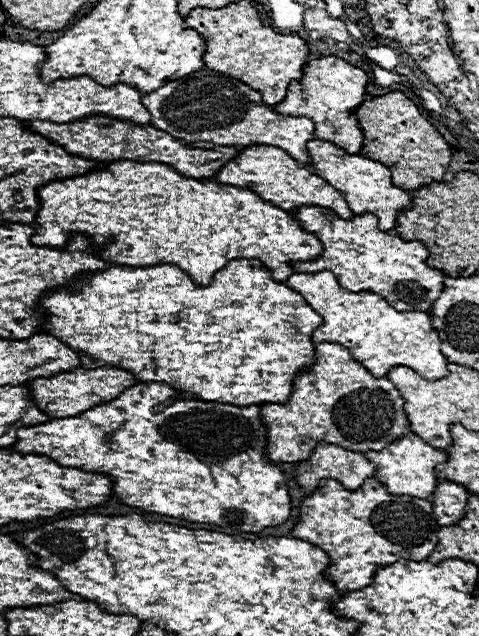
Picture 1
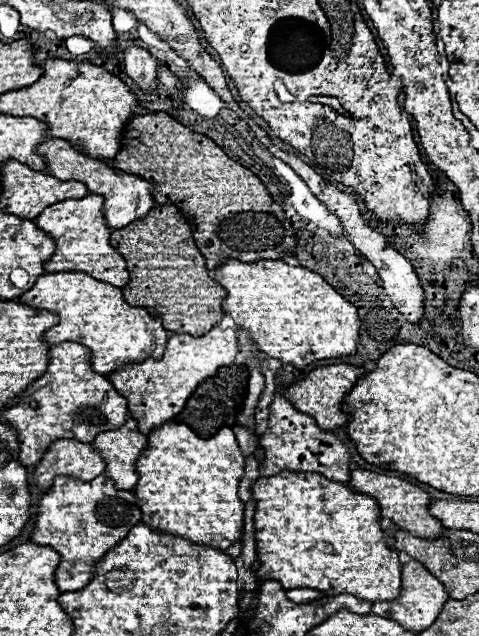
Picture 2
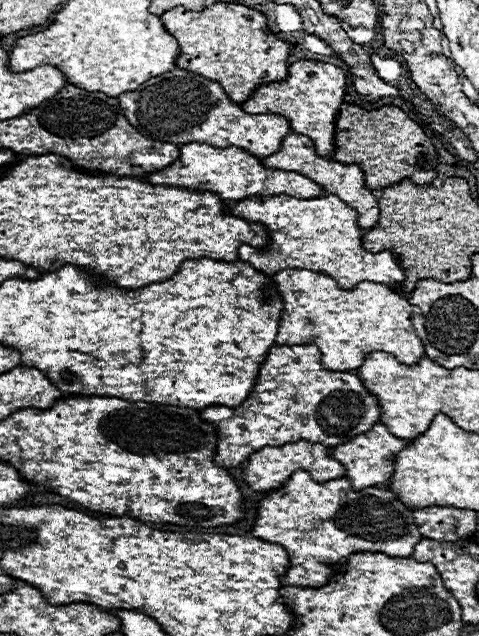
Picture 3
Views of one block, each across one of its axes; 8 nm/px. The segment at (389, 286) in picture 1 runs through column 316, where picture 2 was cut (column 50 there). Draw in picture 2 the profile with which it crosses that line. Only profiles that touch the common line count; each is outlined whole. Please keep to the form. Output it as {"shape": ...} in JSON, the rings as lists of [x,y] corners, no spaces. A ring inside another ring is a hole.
{"shape":[[[88,194],[78,200],[64,200],[52,204],[34,222],[42,232],[46,232],[56,242],[56,250],[52,258],[44,262],[46,272],[62,272],[62,270],[86,272],[88,276],[118,288],[122,288],[128,282],[128,270],[124,258],[108,244],[110,230],[102,216],[102,196]]]}

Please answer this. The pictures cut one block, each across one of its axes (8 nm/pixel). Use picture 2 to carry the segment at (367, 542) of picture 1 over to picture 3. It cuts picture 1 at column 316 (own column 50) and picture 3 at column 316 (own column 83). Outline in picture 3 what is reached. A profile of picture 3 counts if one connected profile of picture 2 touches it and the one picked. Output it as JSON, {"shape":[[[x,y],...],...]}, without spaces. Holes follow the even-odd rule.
{"shape":[[[296,472],[284,488],[272,490],[258,508],[258,518],[252,528],[252,536],[262,538],[266,542],[276,542],[284,546],[290,558],[290,570],[282,576],[282,586],[300,586],[300,588],[318,588],[330,582],[340,570],[346,570],[348,556],[352,552],[384,552],[388,556],[412,556],[414,546],[424,538],[420,536],[416,522],[412,520],[414,508],[404,506],[398,496],[384,488],[366,488],[366,490],[352,490],[350,480],[336,478],[328,480],[328,484],[320,484],[308,476],[308,472]]]}

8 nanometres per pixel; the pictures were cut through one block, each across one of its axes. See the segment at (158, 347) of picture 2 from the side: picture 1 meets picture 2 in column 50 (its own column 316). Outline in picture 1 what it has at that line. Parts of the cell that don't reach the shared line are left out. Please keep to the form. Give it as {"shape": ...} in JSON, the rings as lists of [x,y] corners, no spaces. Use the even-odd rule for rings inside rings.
{"shape":[[[330,270],[314,274],[294,272],[286,284],[322,316],[322,324],[312,332],[314,344],[342,344],[350,350],[352,358],[376,378],[386,376],[394,366],[408,366],[426,380],[436,380],[448,374],[448,360],[440,352],[440,338],[426,312],[398,312],[374,292],[350,292],[338,284]]]}

